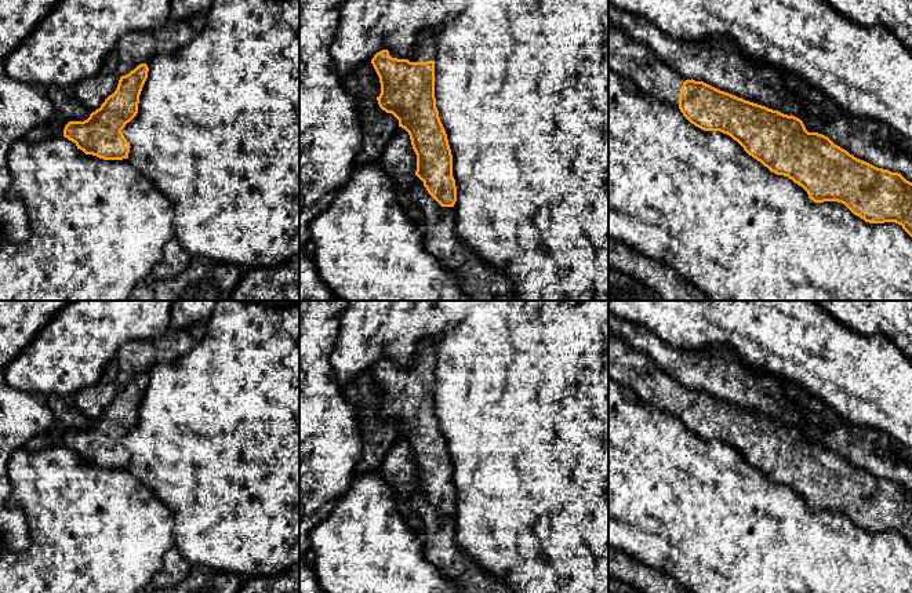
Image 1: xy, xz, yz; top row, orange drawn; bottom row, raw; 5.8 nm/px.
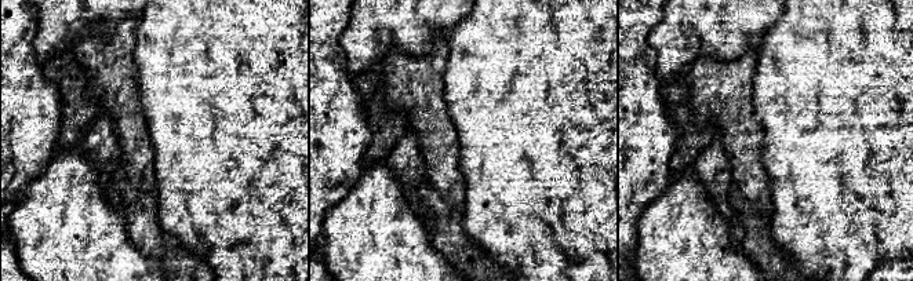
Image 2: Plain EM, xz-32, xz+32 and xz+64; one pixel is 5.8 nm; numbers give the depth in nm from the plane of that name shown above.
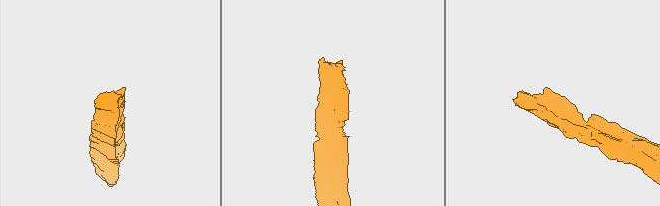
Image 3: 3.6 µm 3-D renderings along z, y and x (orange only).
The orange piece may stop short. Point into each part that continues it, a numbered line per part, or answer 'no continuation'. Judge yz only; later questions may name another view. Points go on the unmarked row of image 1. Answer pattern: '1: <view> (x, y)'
1: yz (636, 371)

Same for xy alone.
no continuation

